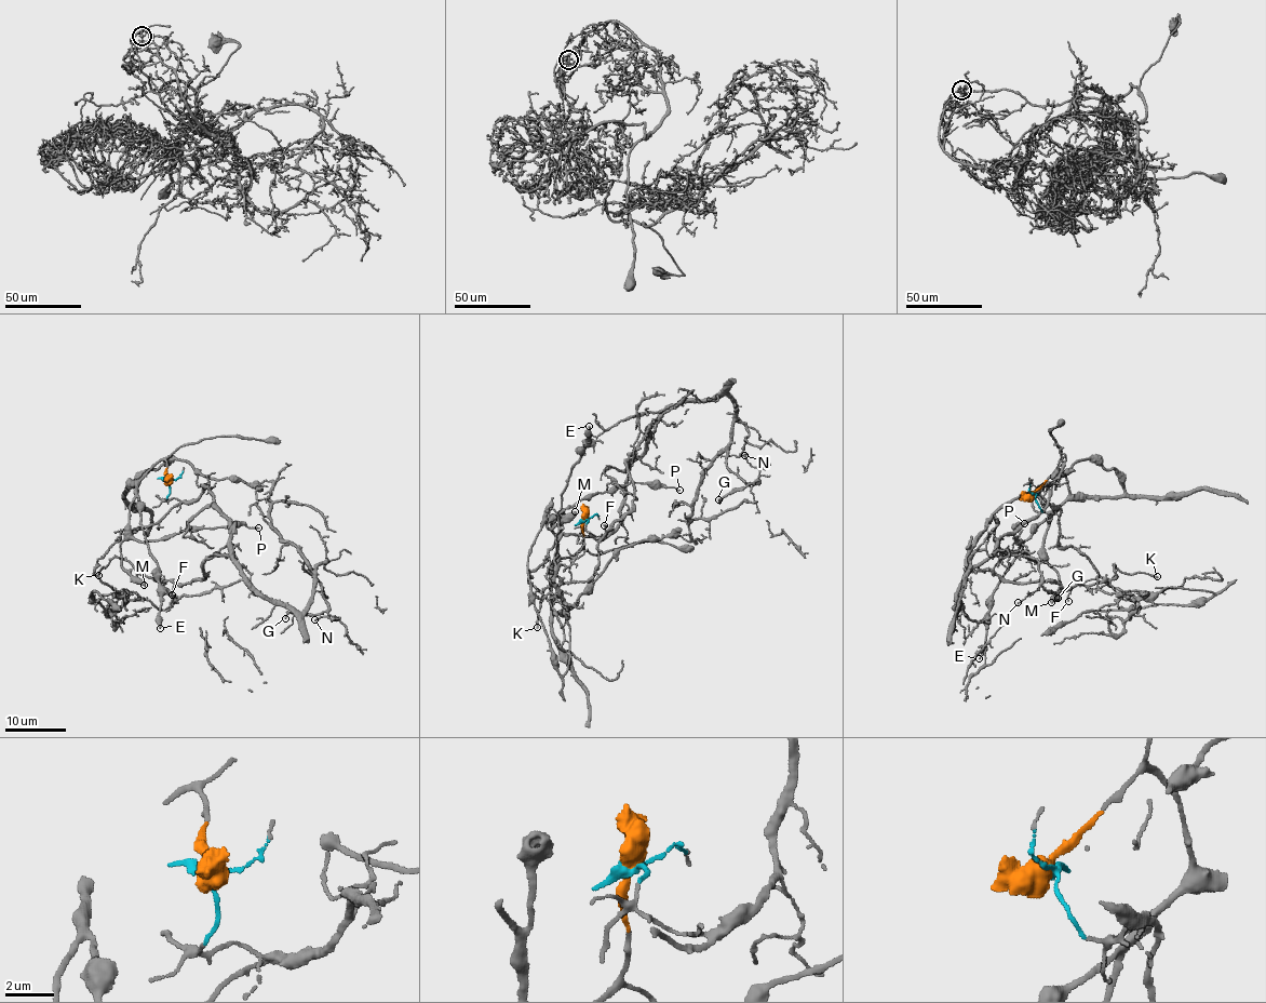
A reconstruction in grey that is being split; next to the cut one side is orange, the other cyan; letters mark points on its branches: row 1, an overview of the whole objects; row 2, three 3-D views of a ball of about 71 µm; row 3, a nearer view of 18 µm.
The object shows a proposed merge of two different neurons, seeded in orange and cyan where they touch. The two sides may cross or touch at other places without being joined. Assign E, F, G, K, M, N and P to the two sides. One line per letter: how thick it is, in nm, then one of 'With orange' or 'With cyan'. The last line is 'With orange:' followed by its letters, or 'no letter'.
E: Thickness 170 nm. With orange
F: Thickness 100 nm. With cyan
G: Thickness 100 nm. With cyan
K: Thickness 130 nm. With cyan
M: Thickness 480 nm. With orange
N: Thickness 120 nm. With cyan
P: Thickness 120 nm. With orange
With orange: E, M, P

